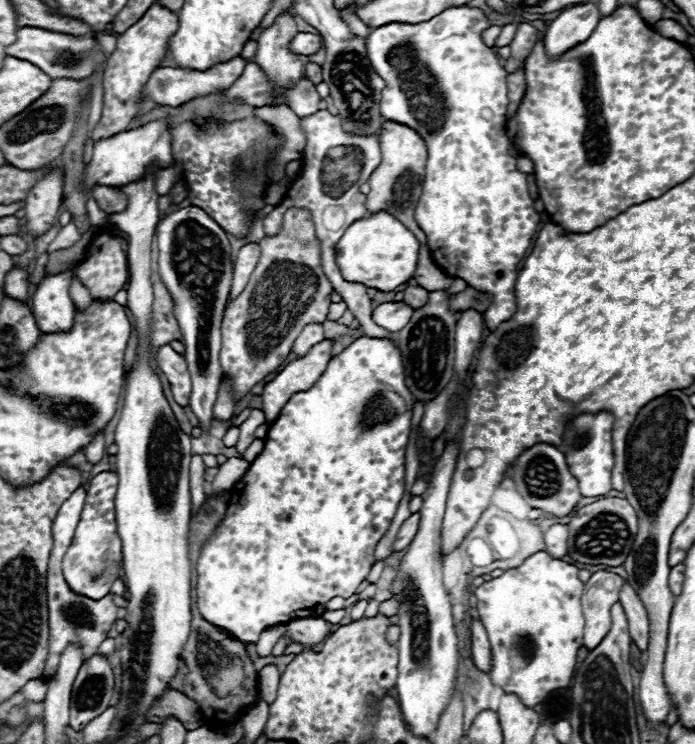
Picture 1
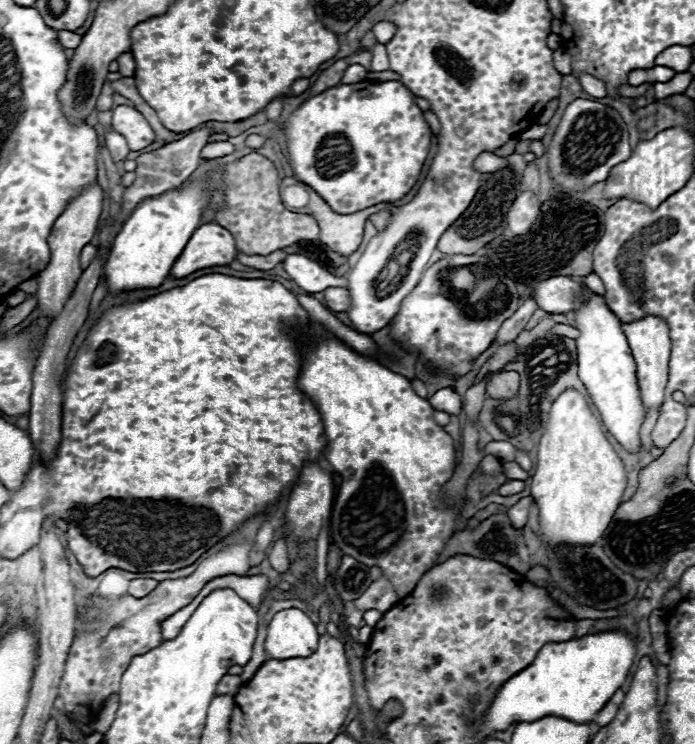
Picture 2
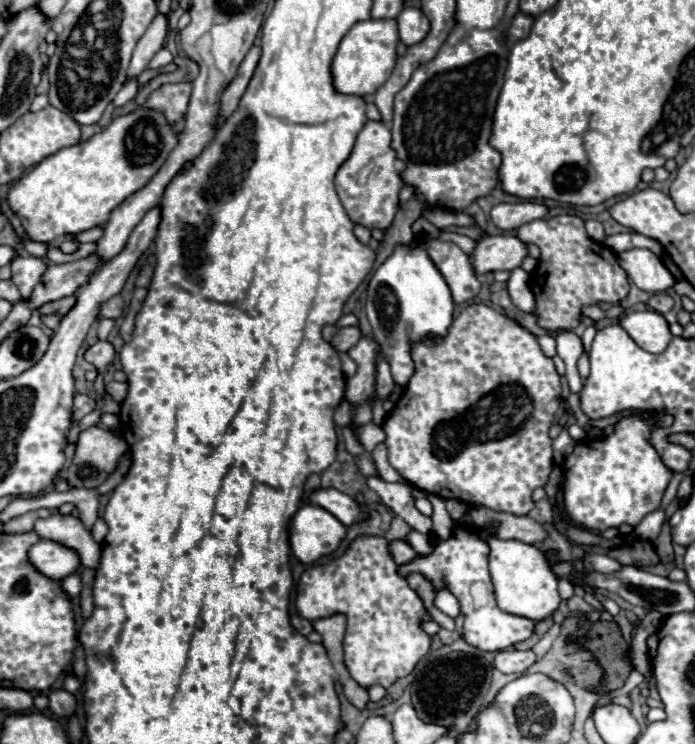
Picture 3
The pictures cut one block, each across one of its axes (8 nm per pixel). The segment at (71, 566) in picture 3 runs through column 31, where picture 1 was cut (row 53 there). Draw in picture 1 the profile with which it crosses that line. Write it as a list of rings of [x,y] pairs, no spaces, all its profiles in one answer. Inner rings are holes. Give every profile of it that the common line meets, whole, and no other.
[[[598,2],[576,4],[564,8],[544,32],[544,46],[550,56],[560,56],[576,44],[584,42],[600,20]]]

